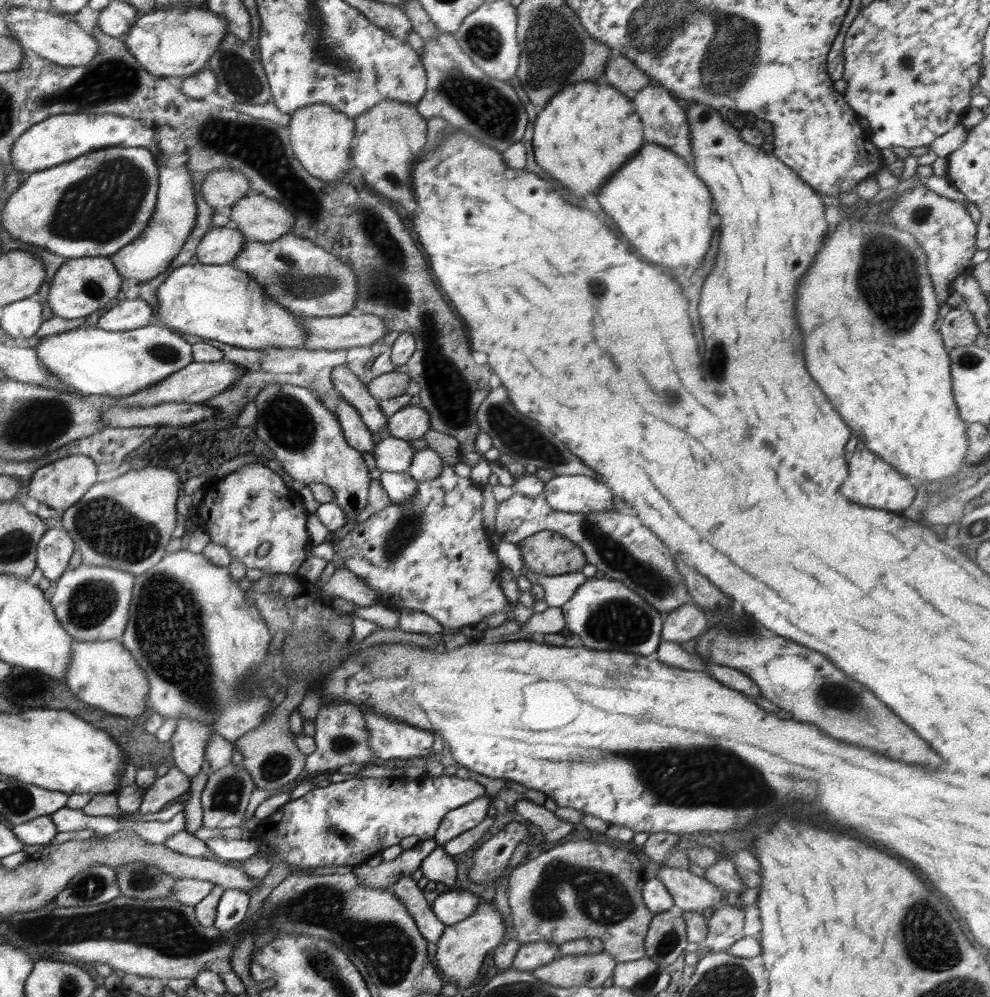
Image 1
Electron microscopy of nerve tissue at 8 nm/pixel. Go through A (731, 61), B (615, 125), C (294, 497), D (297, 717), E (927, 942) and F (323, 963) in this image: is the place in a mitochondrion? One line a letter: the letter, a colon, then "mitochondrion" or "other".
A: mitochondrion
B: other
C: other
D: other
E: mitochondrion
F: mitochondrion

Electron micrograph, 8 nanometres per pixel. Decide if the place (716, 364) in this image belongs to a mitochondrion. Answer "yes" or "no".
yes

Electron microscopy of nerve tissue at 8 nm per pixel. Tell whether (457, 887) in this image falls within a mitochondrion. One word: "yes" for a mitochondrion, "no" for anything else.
no

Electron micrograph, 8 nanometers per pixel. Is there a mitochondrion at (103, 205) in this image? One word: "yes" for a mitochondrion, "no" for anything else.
yes

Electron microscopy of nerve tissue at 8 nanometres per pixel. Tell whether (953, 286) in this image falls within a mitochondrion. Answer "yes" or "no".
no

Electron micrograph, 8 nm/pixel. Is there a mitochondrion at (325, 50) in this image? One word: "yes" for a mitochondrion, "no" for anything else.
yes

